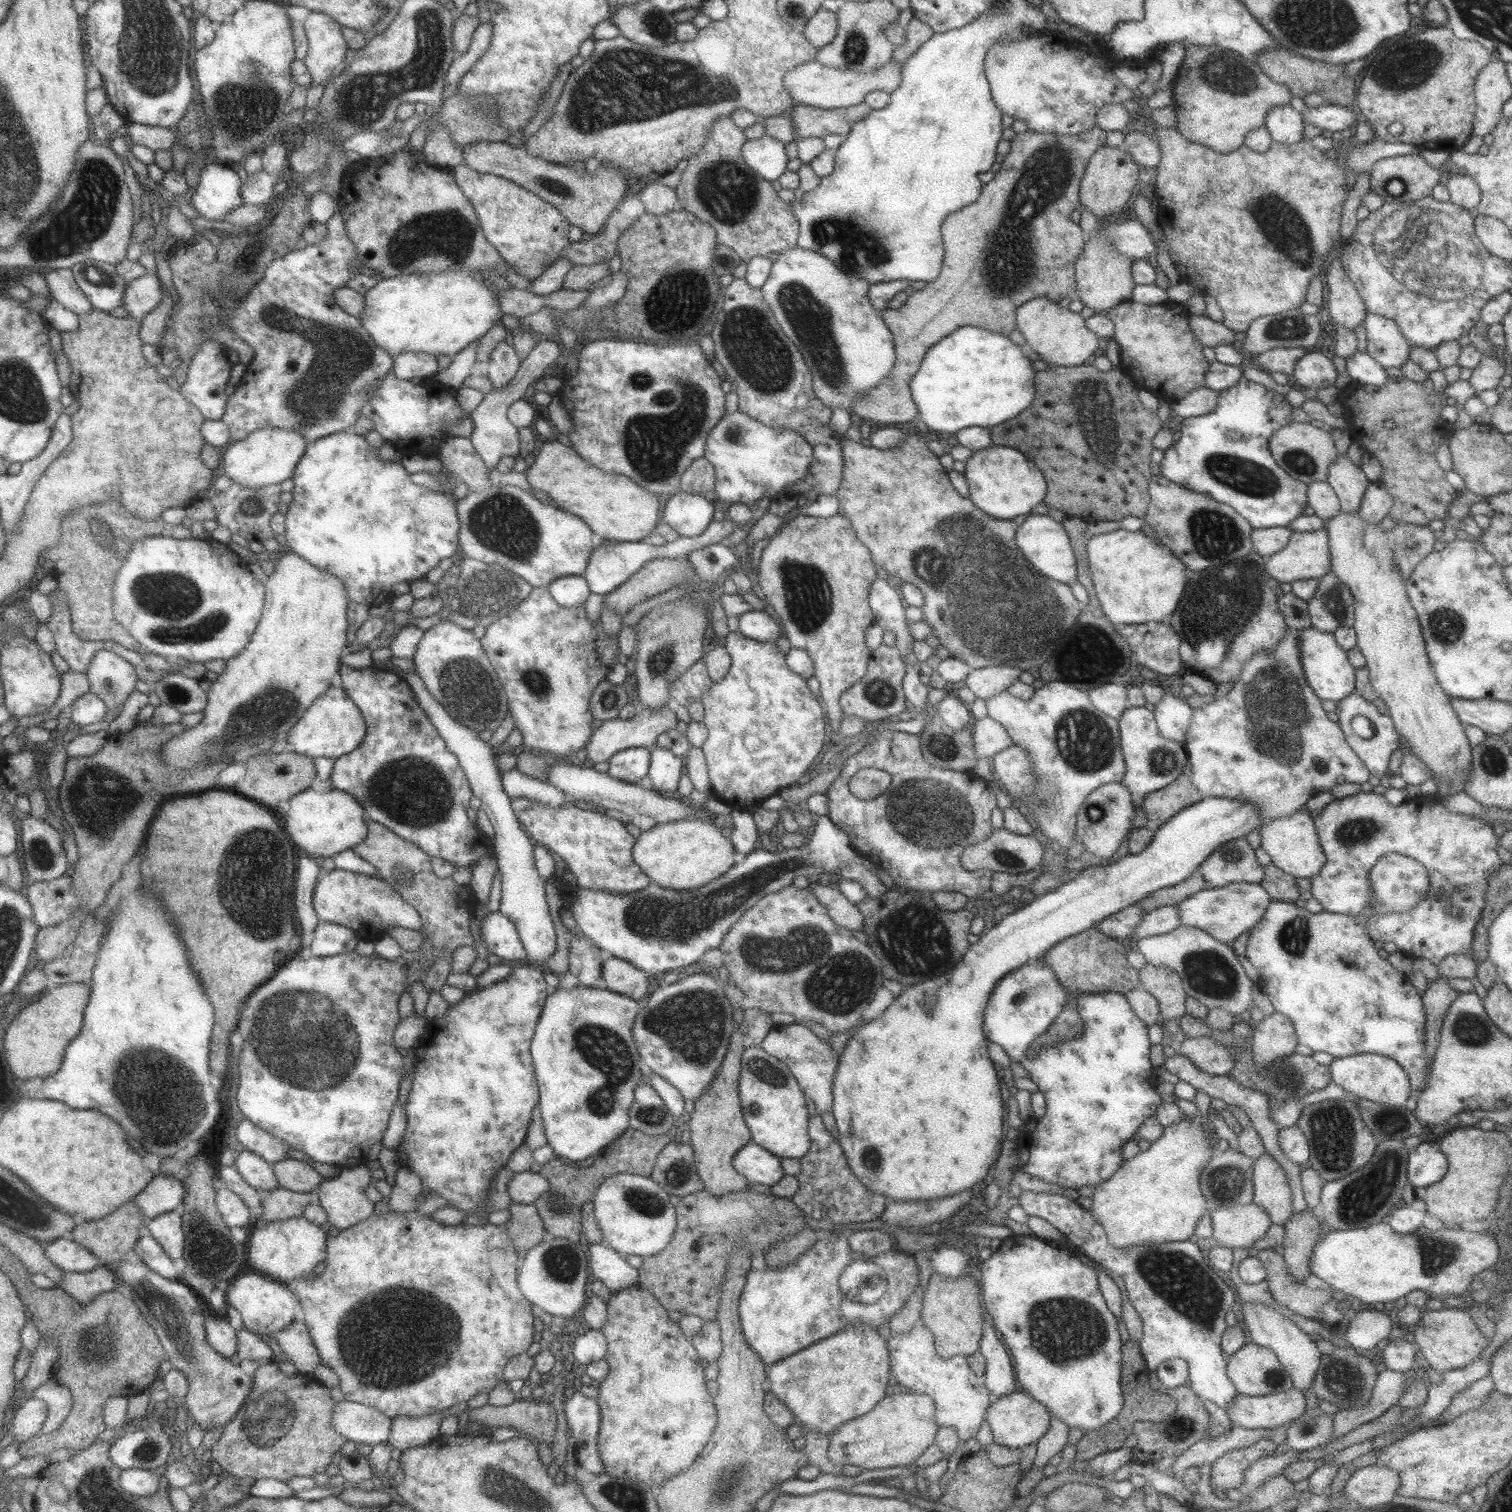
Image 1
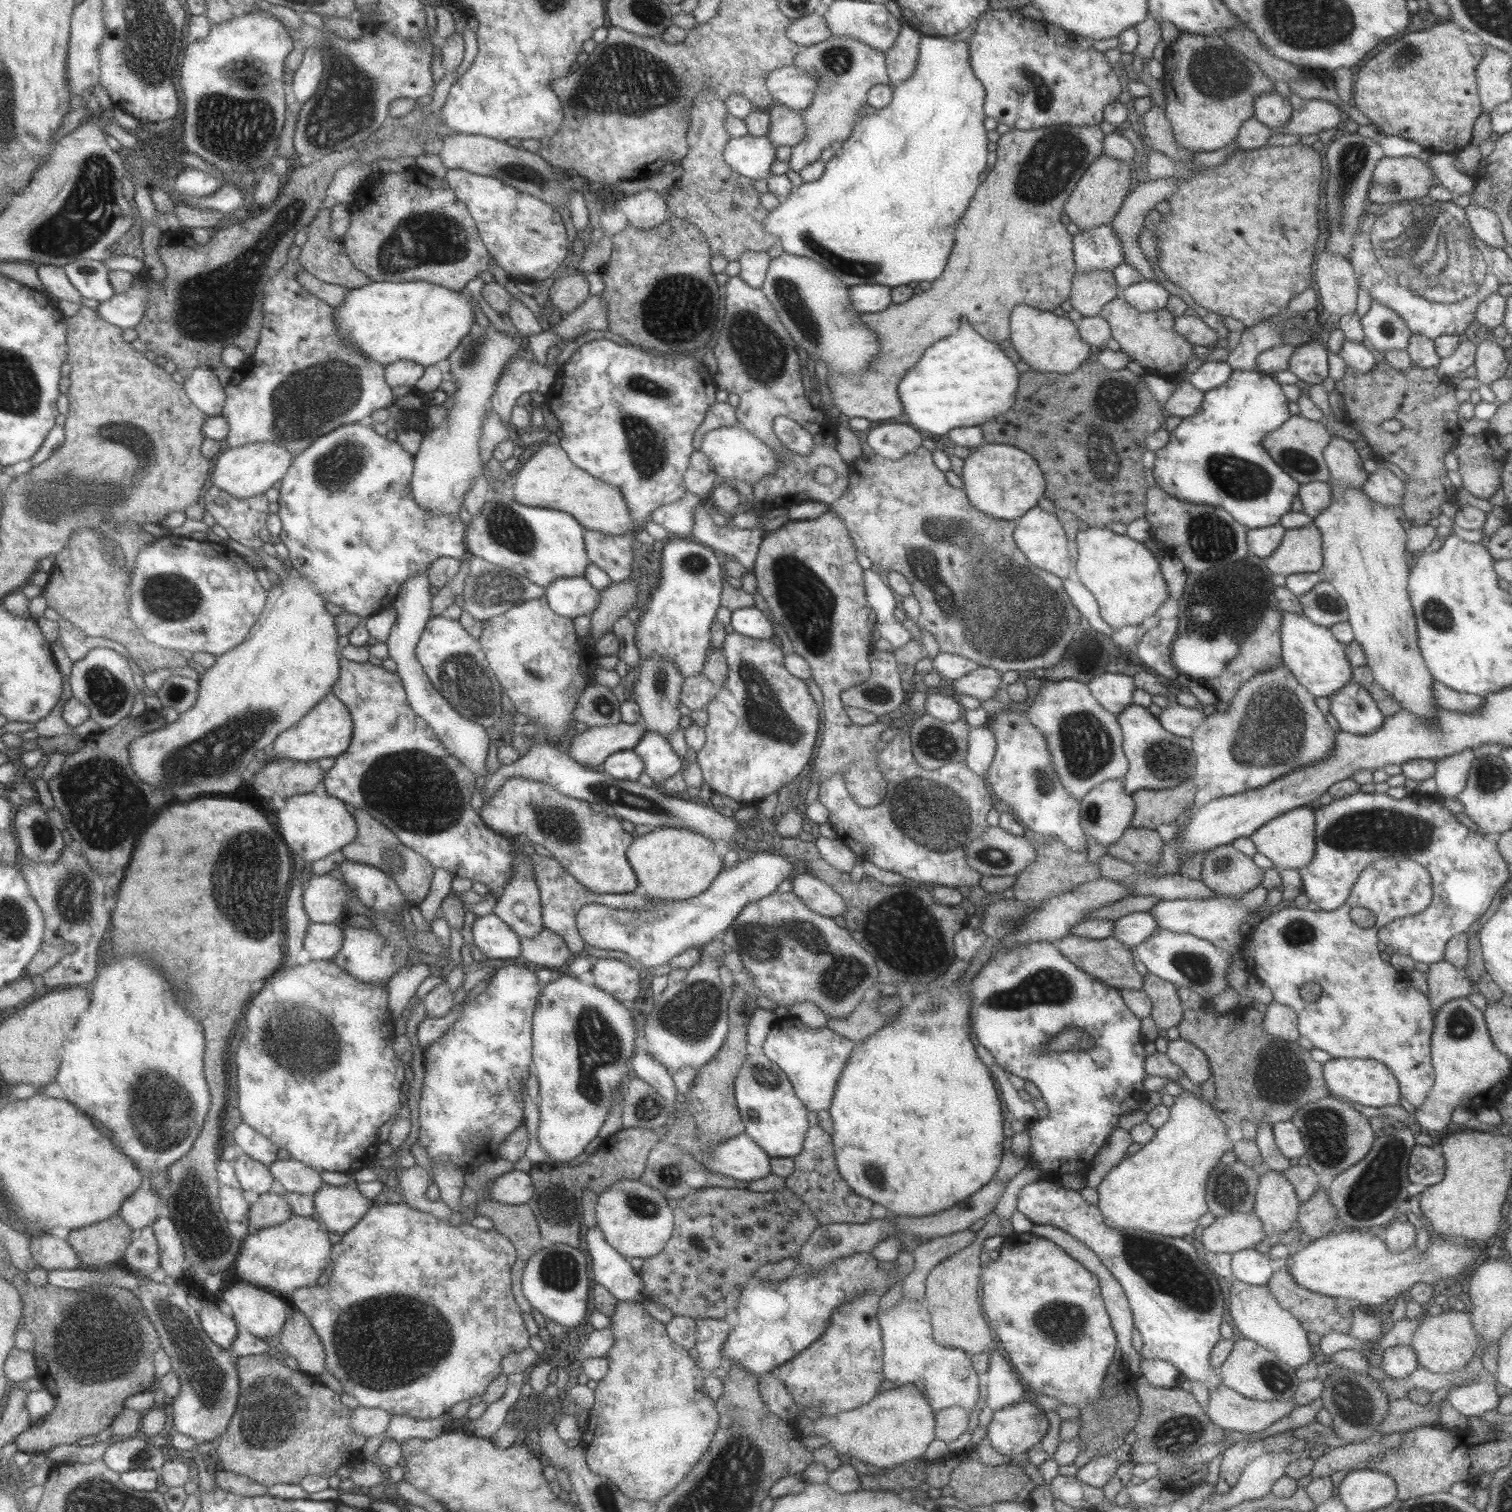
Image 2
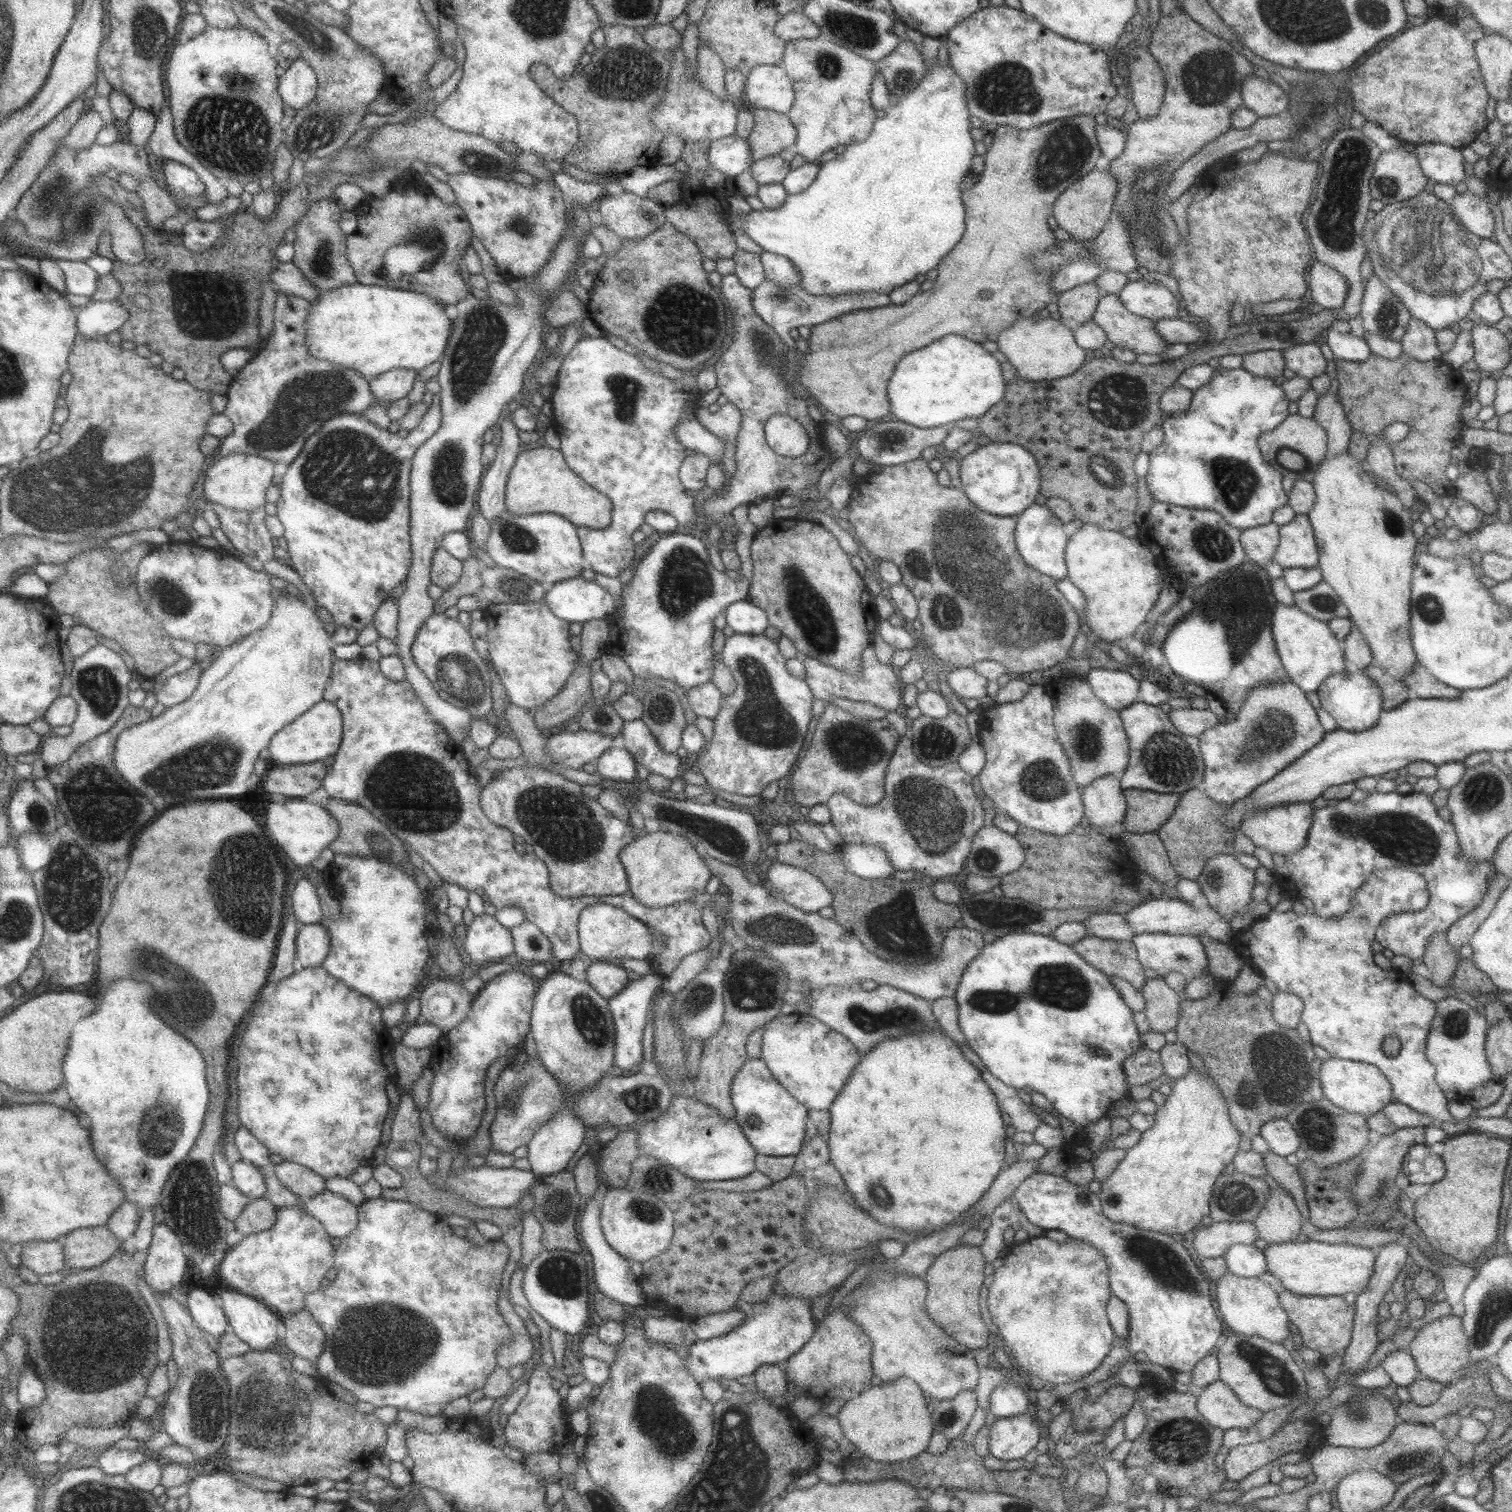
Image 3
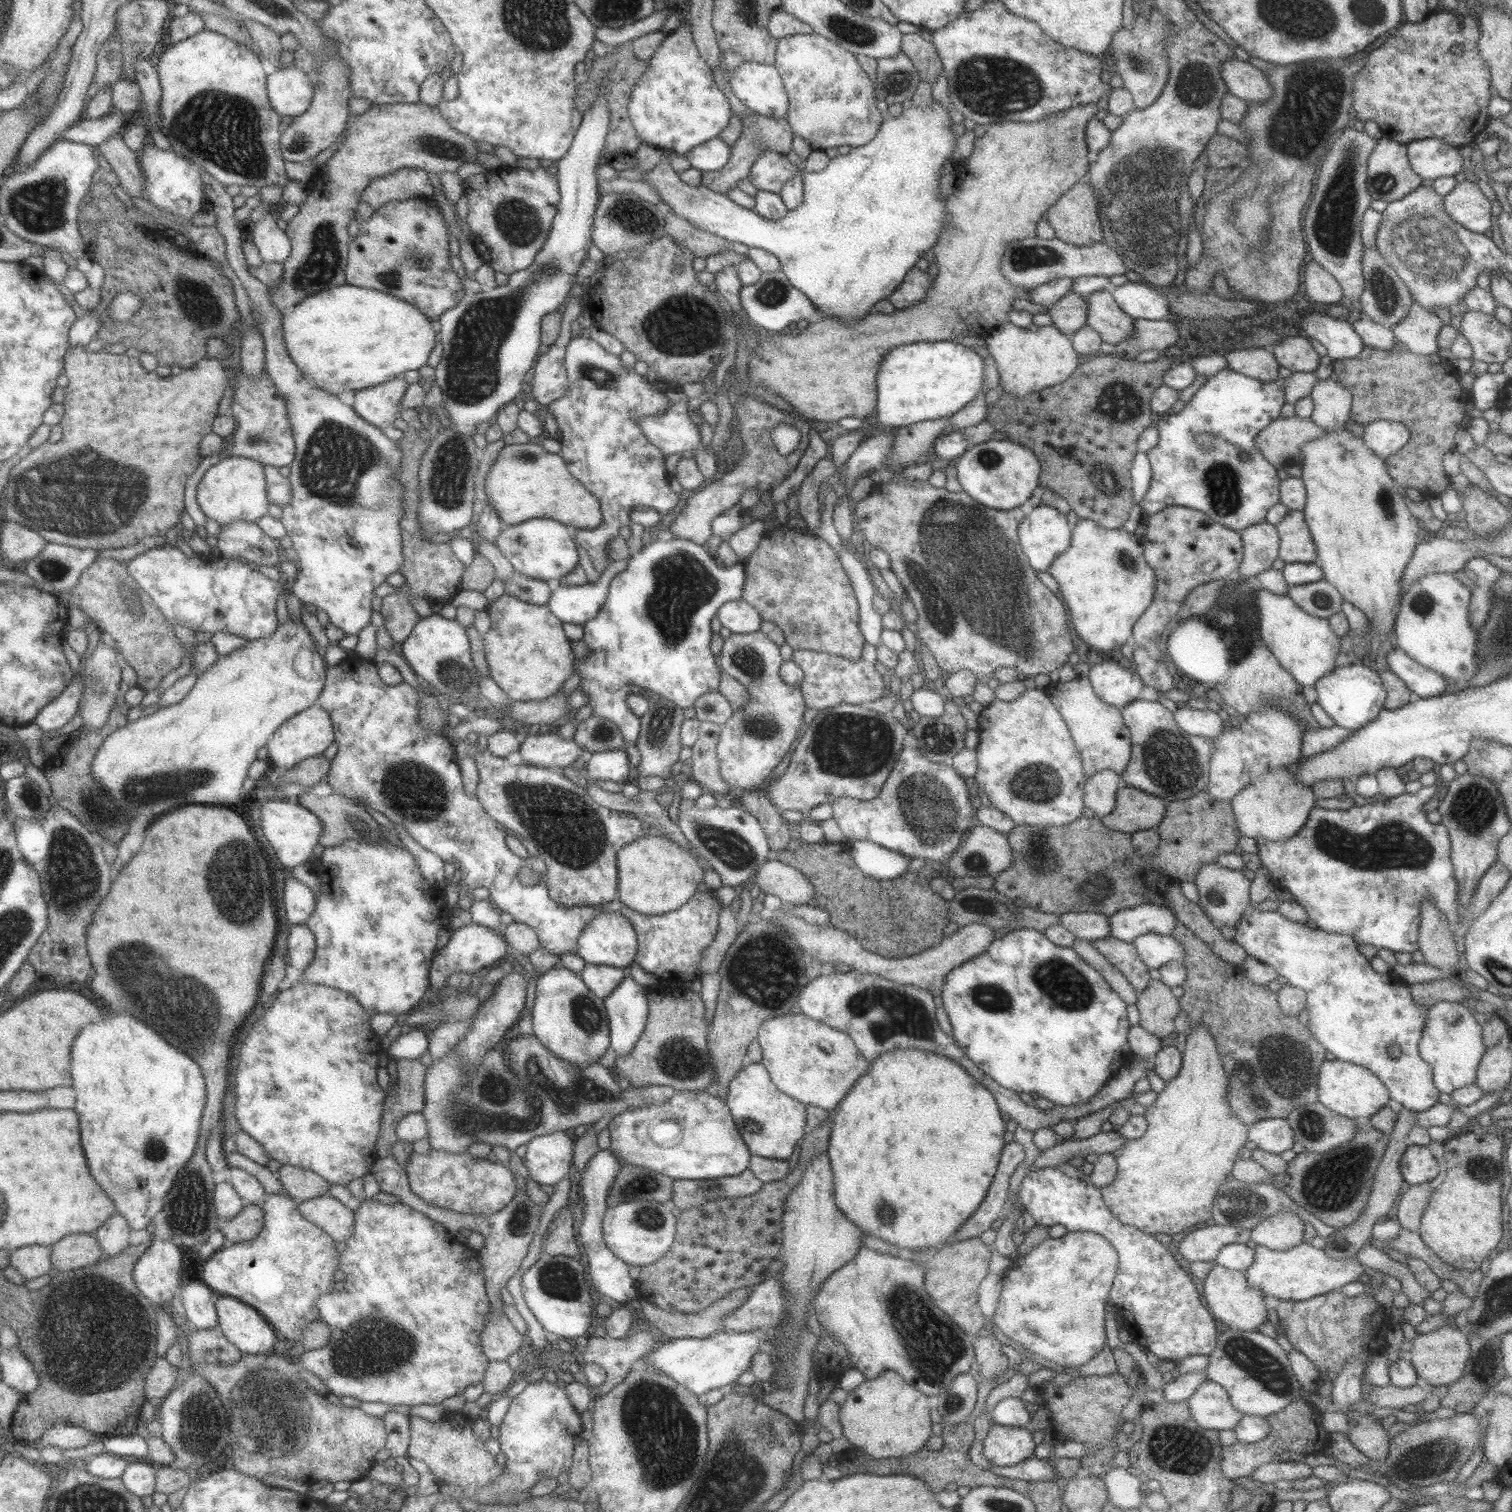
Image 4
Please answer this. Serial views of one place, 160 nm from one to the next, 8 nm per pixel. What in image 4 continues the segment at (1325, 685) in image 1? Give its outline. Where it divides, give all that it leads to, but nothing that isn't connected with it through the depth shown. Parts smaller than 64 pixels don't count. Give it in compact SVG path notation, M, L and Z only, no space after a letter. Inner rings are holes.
M1269 590L1256 592L1256 608L1258 608L1260 640L1274 653L1278 662L1297 680L1302 687L1312 687L1316 681L1334 670L1334 661L1340 654L1340 637L1332 630L1327 618L1320 618L1302 610L1288 595L1281 595Z

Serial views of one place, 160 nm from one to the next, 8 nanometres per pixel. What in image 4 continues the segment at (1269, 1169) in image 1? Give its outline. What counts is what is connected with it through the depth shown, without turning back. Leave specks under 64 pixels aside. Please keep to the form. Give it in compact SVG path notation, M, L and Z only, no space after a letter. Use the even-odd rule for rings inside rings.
M1290 1211L1264 1219L1251 1230L1251 1239L1270 1250L1286 1251L1303 1244L1305 1223Z

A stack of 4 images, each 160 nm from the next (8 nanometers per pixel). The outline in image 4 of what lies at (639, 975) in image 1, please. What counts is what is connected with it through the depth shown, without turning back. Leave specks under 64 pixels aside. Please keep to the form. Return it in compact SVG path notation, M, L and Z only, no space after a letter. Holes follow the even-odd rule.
M586 964L580 976L596 996L605 999L626 978L624 972L613 966Z

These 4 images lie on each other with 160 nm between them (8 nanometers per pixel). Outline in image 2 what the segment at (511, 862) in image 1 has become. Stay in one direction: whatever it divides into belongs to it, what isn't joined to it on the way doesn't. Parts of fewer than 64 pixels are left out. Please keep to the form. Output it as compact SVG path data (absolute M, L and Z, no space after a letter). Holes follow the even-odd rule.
M428 571L418 573L410 581L405 582L404 588L400 591L398 600L394 604L396 612L398 612L398 620L387 644L390 648L390 656L398 661L398 673L404 679L409 693L409 700L416 713L431 724L451 754L454 754L456 758L460 758L470 768L472 774L480 777L483 773L486 773L488 750L490 750L491 739L487 730L484 726L464 718L452 706L450 700L442 694L442 691L436 688L419 657L420 641L428 628L429 622L435 617L433 615L435 599L434 594L432 594L433 585L431 573ZM508 836L512 843L513 849L516 850L516 862L517 868L513 879L507 884L507 888L504 894L498 898L492 912L499 915L504 922L508 923L508 926L519 934L520 937L535 937L538 932L543 929L542 920L542 907L540 902L540 893L536 886L533 876L531 876L531 857L528 855L529 847L528 843L521 836Z

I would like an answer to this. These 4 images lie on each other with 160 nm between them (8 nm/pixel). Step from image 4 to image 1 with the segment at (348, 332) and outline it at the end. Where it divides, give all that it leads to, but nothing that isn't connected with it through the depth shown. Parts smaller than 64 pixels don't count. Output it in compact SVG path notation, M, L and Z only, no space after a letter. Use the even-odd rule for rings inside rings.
M448 271L442 273L417 273L382 279L380 284L366 295L367 307L361 314L365 328L380 347L394 358L405 353L427 353L436 357L462 353L472 342L478 341L496 323L502 323L504 315L496 302L496 290L489 289L482 278L484 273L472 271Z

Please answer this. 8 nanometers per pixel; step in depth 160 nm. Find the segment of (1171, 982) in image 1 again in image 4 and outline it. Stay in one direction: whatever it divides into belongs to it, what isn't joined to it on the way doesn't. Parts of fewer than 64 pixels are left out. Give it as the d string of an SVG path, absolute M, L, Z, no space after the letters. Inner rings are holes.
M1154 981L1137 995L1139 1024L1144 1030L1160 1039L1173 1036L1174 1019L1181 1010L1181 1003L1171 988L1161 981Z

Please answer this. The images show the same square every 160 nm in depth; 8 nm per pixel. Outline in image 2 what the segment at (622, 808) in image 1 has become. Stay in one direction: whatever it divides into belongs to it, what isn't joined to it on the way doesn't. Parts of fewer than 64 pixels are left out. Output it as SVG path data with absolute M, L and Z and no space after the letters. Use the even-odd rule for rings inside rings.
M540 738L533 739L533 744L530 747L530 750L521 756L521 758L512 762L512 764L498 765L491 774L487 777L486 784L484 785L483 792L484 803L488 802L496 791L512 777L520 777L530 780L535 780L538 782L547 782L551 784L557 791L560 791L562 794L567 794L568 796L573 796L574 798L579 798L580 800L588 801L591 804L591 807L594 808L596 812L607 812L609 815L622 818L624 820L632 822L636 825L647 825L652 828L660 827L669 827L674 829L689 829L690 831L696 831L704 835L704 837L714 841L714 844L720 849L729 850L728 844L735 842L736 835L738 835L738 830L740 830L740 824L745 825L744 821L747 821L751 816L761 815L757 810L756 806L747 806L744 805L744 808L740 810L737 808L734 816L729 817L717 811L714 807L711 807L706 802L700 802L697 799L687 799L684 795L677 794L666 794L657 786L648 787L642 785L640 781L632 780L618 780L612 778L612 776L598 772L594 768L589 768L570 759L570 756L566 752L558 749L557 744L554 742L543 741Z

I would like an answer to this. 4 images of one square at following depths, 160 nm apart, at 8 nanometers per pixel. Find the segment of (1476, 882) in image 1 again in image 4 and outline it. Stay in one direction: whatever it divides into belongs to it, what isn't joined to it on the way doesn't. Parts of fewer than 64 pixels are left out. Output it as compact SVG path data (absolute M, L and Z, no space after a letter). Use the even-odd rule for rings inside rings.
M1436 785L1423 786L1417 793L1401 794L1394 798L1381 798L1376 803L1370 803L1363 806L1354 805L1348 810L1328 810L1327 808L1314 807L1308 815L1308 822L1304 824L1302 830L1298 830L1292 838L1284 842L1270 842L1264 838L1256 838L1255 846L1257 854L1261 860L1262 866L1268 870L1277 886L1282 887L1285 891L1293 896L1298 904L1301 904L1307 912L1310 920L1316 922L1317 926L1326 932L1335 932L1336 934L1347 934L1358 944L1370 944L1376 948L1387 948L1394 952L1414 952L1419 947L1419 926L1421 923L1421 906L1426 899L1432 899L1438 905L1438 908L1445 914L1452 928L1457 928L1460 916L1457 911L1458 883L1454 876L1454 869L1451 853L1450 835L1444 825L1432 824L1427 819L1423 811L1423 804L1427 803L1430 798L1436 794Z

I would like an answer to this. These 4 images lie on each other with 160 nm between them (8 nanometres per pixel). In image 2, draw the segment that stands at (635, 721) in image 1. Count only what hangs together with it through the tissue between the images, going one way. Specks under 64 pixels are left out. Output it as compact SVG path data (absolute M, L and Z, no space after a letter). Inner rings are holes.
M624 722L608 727L590 727L582 734L578 733L572 738L568 747L570 759L596 768L604 764L613 754L622 750L630 750L646 734L644 723L627 724Z

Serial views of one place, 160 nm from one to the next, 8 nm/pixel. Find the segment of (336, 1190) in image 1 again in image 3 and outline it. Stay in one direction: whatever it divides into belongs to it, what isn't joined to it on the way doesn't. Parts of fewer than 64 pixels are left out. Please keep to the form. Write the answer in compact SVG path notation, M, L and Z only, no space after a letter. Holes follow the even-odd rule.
M332 1190L305 1201L303 1207L327 1226L332 1237L344 1240L359 1229L360 1207Z

